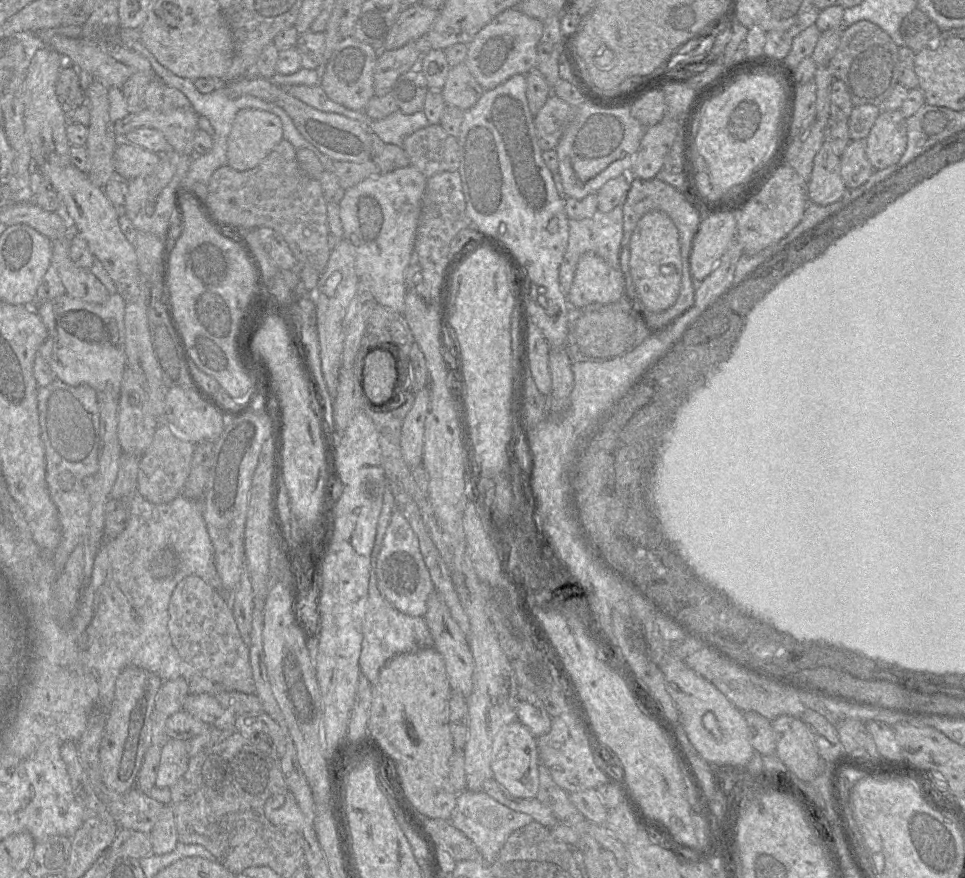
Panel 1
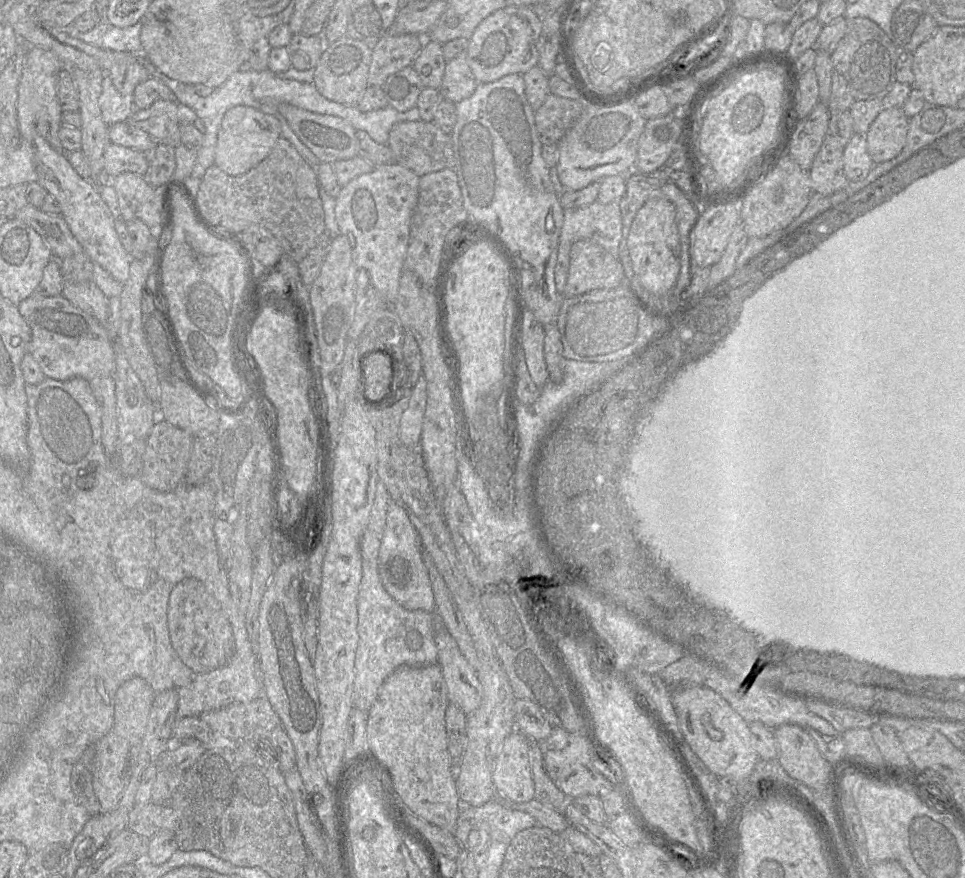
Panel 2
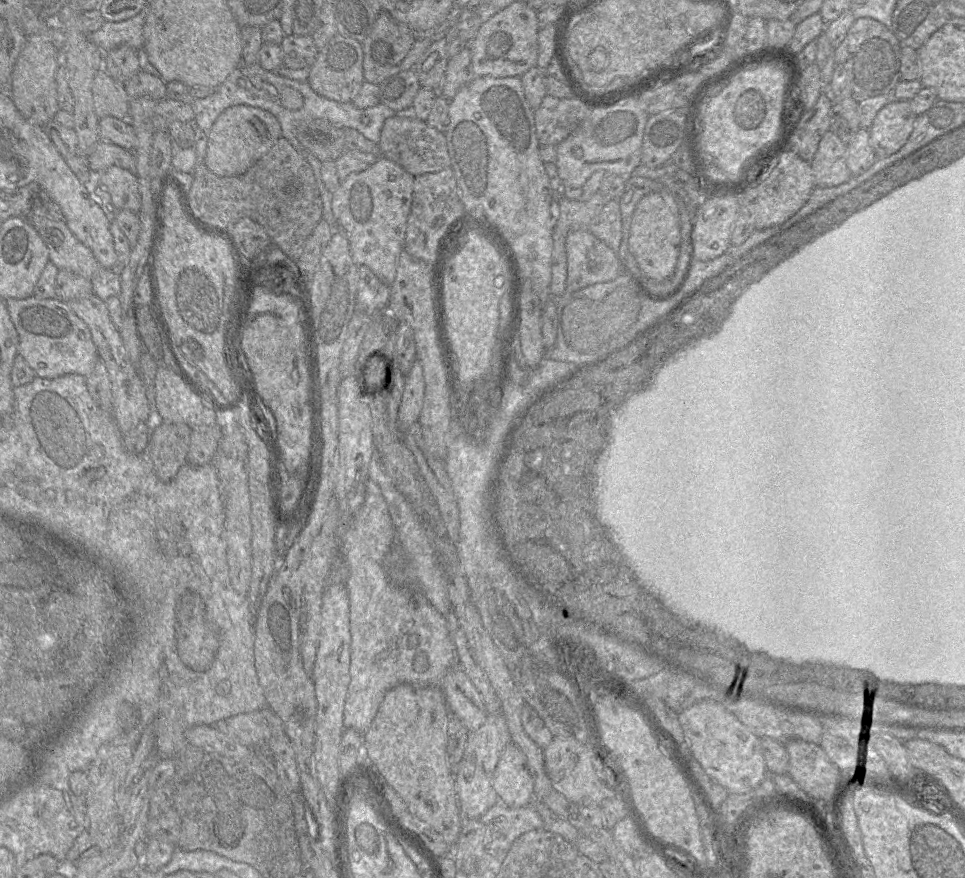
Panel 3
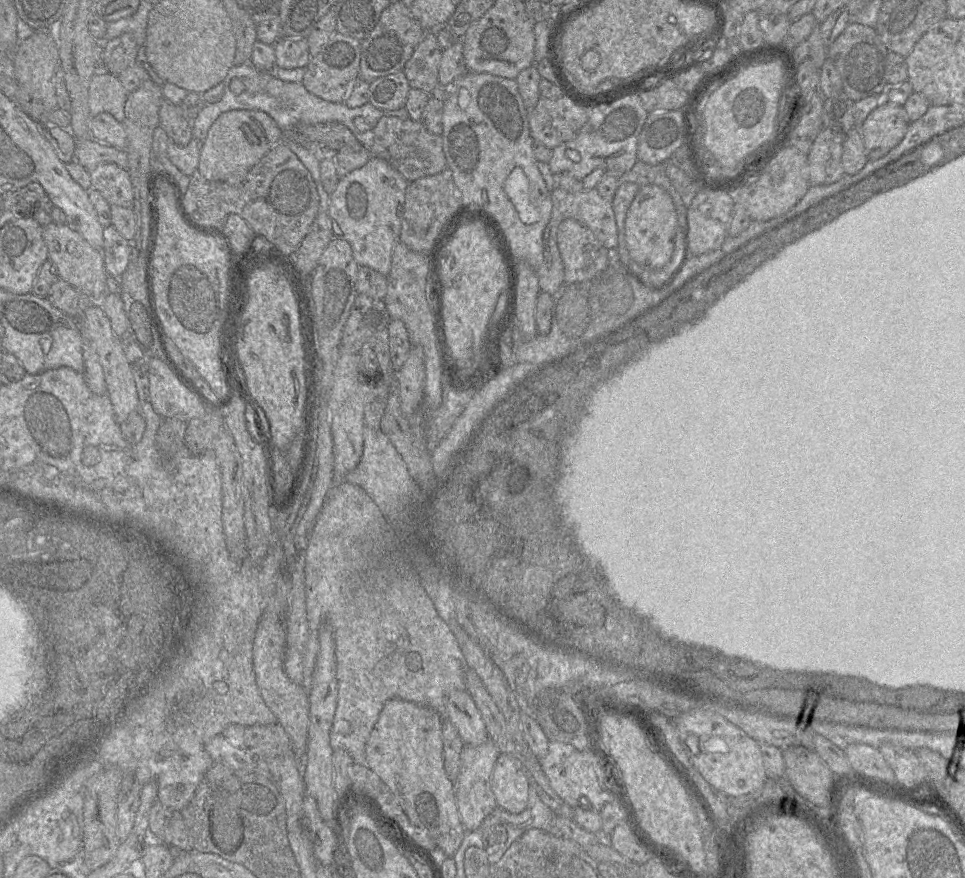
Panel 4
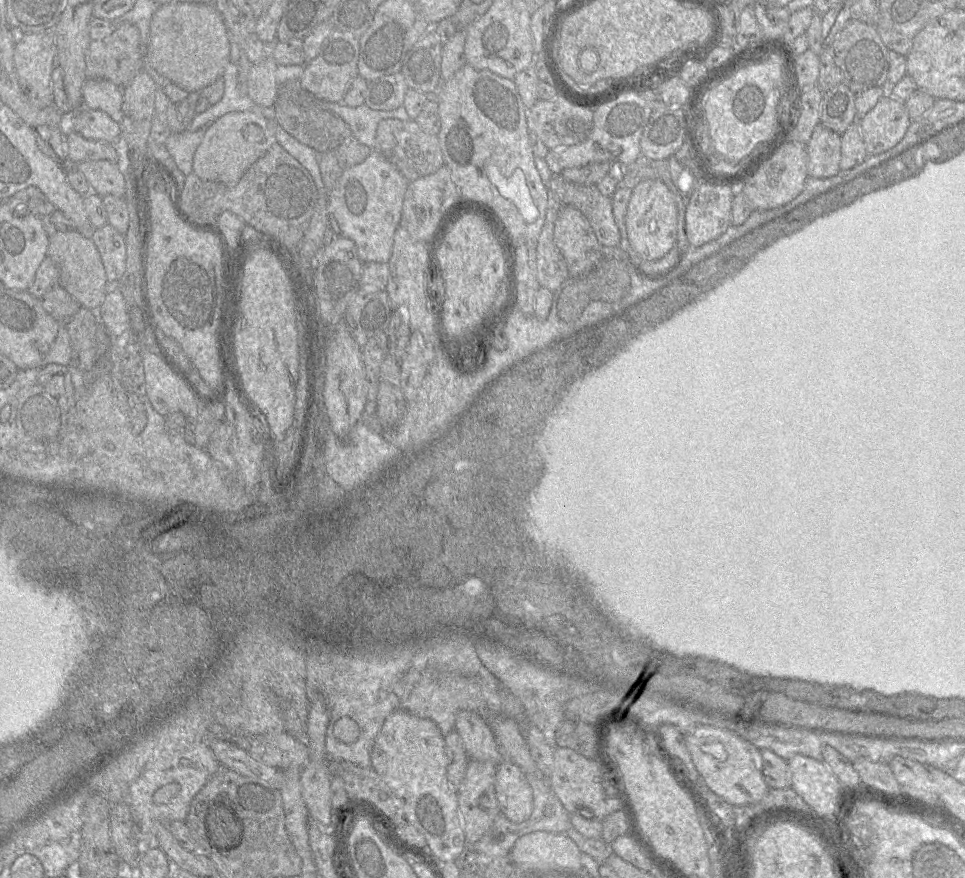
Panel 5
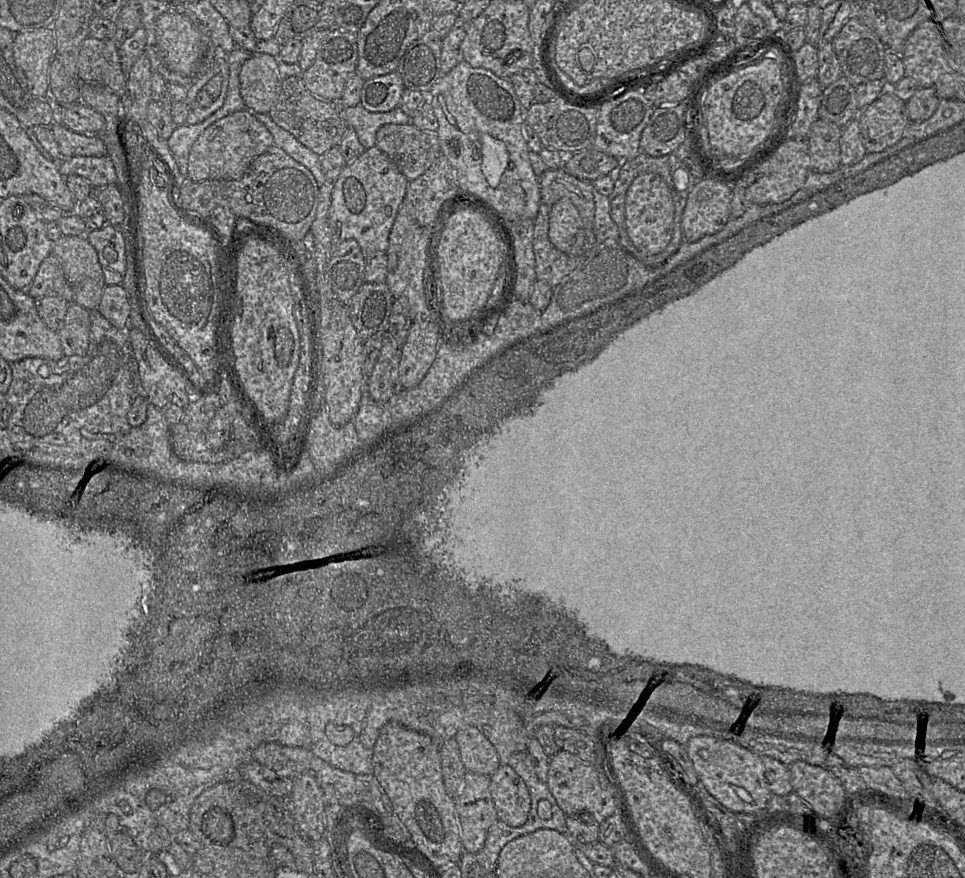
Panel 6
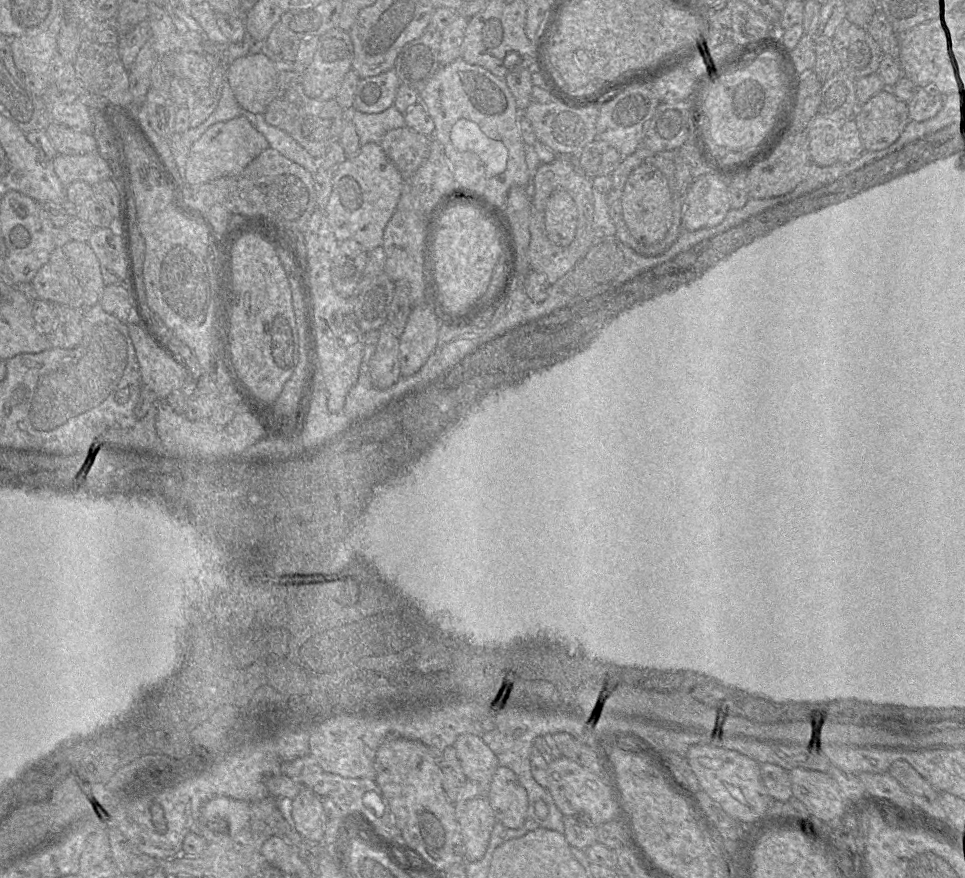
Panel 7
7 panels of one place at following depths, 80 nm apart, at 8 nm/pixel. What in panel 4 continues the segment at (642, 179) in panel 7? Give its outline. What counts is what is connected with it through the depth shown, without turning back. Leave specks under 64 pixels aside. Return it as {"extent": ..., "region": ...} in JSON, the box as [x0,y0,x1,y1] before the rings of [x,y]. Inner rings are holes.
{"extent":[625,185,677,269],"region":[[[657,185],[640,186],[625,219],[625,240],[631,258],[640,266],[662,269],[673,255],[676,234],[677,214],[668,192]]]}

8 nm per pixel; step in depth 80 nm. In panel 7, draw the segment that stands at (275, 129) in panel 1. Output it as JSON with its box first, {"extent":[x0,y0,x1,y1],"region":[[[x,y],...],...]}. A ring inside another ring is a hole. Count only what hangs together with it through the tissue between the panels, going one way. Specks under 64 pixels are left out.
{"extent":[185,115,267,185],"region":[[[243,115],[215,123],[191,146],[185,165],[185,183],[200,185],[220,177],[236,176],[267,148],[265,136]]]}

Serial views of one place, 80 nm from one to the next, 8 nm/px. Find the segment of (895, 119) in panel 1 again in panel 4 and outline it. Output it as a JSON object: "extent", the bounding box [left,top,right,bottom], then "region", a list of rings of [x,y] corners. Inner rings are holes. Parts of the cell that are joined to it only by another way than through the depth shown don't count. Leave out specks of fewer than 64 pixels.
{"extent":[860,102,910,160],"region":[[[883,102],[860,126],[868,160],[886,155],[903,139],[910,123],[903,105]]]}

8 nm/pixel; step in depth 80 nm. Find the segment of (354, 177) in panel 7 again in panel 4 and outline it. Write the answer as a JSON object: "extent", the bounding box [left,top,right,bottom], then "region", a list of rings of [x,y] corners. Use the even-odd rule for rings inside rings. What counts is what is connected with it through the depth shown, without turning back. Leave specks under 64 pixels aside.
{"extent":[328,156,409,276],"region":[[[371,156],[363,167],[340,178],[336,189],[330,194],[328,215],[332,222],[333,235],[348,241],[352,248],[354,260],[359,266],[370,267],[388,276],[391,270],[393,249],[400,241],[402,213],[408,184],[409,181],[387,161],[377,156]]]}

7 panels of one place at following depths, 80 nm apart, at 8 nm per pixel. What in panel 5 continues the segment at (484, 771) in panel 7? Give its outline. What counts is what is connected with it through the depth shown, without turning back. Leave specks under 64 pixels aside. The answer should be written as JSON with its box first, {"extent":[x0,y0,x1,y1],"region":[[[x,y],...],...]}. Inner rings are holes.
{"extent":[455,711,502,765],"region":[[[459,711],[455,719],[455,731],[459,734],[469,759],[497,765],[502,760],[490,726],[477,713]]]}

